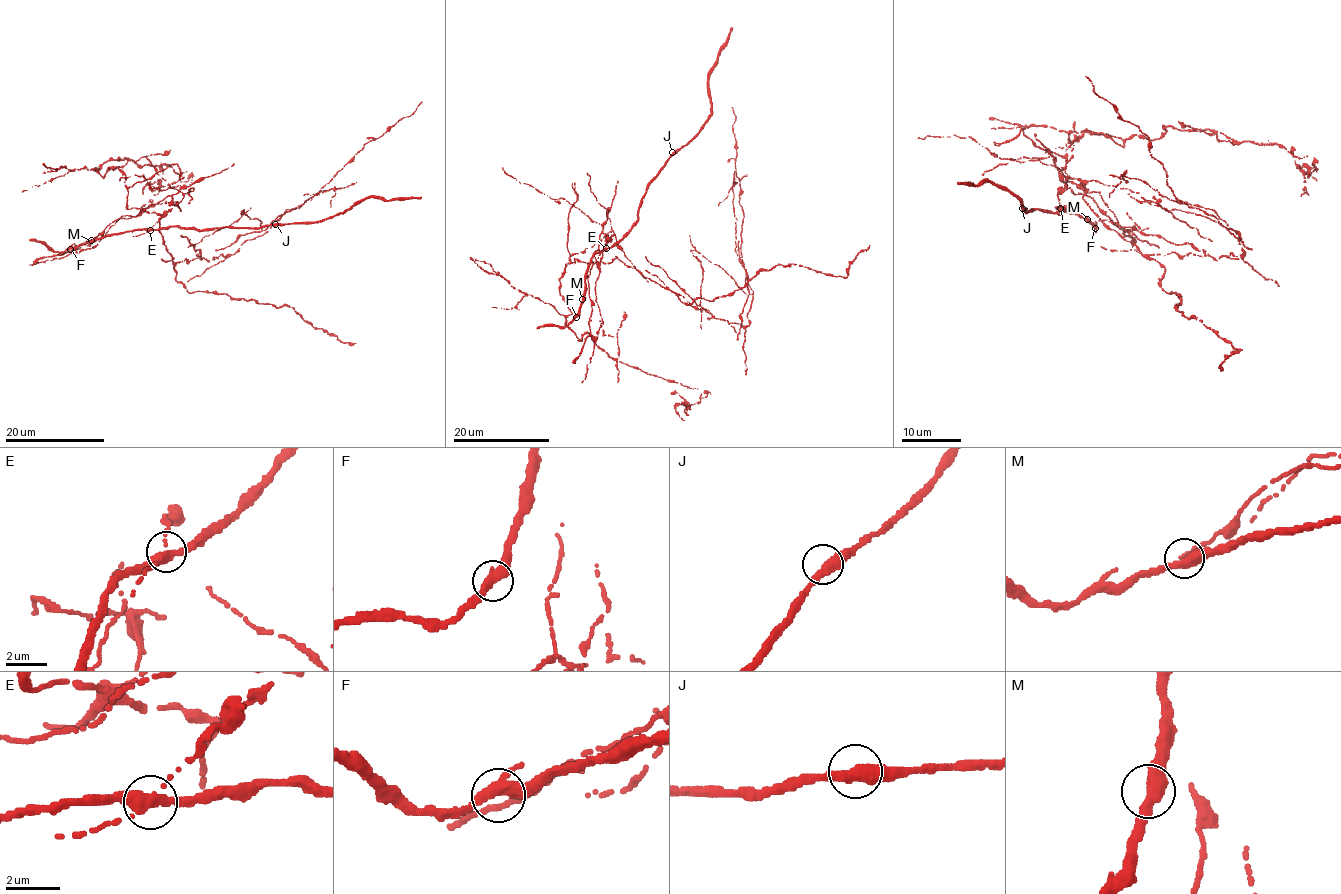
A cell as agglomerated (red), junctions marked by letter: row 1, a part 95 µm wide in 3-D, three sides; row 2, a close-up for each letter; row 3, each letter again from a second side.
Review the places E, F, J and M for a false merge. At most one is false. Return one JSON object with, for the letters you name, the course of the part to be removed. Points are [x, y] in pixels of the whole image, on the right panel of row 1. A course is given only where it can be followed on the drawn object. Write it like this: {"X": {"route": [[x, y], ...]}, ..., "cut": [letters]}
{"E": {"route": [[1060, 208], [1062, 180], [1080, 179], [1142, 254], [1244, 254], [1214, 210], [1177, 199], [1147, 135], [1085, 76]]}, "cut": ["E"]}

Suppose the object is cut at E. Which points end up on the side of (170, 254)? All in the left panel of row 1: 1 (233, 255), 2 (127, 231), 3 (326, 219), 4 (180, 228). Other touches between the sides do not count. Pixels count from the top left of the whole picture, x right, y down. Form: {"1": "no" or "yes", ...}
{"1": "yes", "2": "no", "3": "no", "4": "no"}

